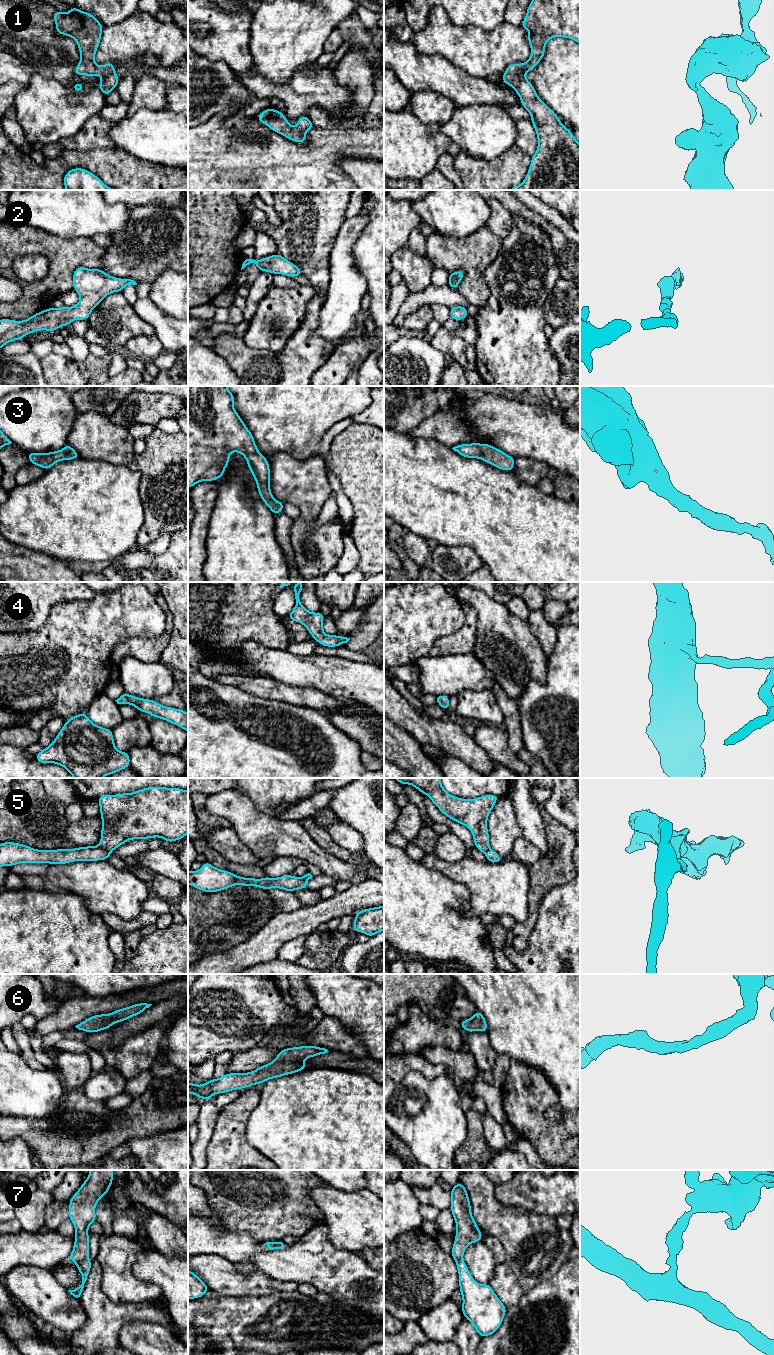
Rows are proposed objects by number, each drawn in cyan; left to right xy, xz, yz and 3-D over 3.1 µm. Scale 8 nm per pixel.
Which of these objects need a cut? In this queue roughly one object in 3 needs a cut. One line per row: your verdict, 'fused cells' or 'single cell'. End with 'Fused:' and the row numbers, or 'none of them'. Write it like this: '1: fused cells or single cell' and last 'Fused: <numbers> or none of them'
1: single cell
2: single cell
3: single cell
4: single cell
5: fused cells
6: single cell
7: fused cells
Fused: 5, 7

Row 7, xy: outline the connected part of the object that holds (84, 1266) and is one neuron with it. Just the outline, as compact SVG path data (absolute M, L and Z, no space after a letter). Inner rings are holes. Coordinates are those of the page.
M86 1258L86 1259L82 1260L81 1262L79 1262L78 1264L76 1264L80 1274L82 1275L82 1284L77 1286L75 1289L68 1290L68 1291L77 1300L80 1300L80 1298L81 1298L84 1284L88 1278L88 1275L89 1275L90 1269L91 1269L91 1265L92 1265L92 1262L90 1261L89 1258Z

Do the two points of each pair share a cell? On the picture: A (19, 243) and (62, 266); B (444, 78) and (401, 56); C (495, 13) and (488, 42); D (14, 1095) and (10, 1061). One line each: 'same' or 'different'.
A: same
B: same
C: different
D: same

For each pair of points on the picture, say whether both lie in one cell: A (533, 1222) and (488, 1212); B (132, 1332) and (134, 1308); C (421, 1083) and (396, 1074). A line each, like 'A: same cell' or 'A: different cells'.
A: same cell
B: different cells
C: different cells

